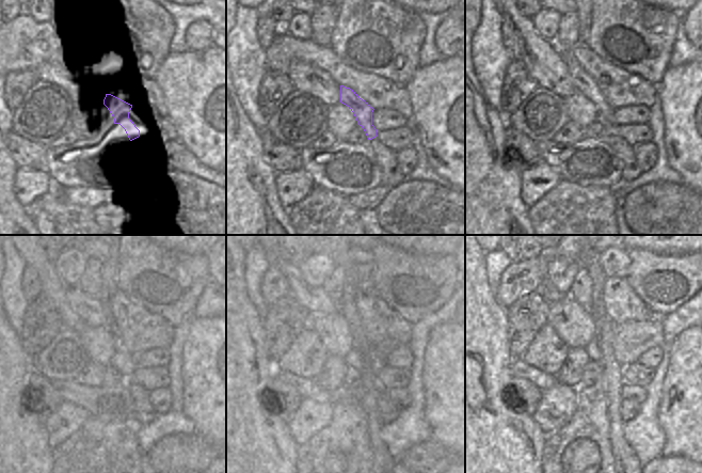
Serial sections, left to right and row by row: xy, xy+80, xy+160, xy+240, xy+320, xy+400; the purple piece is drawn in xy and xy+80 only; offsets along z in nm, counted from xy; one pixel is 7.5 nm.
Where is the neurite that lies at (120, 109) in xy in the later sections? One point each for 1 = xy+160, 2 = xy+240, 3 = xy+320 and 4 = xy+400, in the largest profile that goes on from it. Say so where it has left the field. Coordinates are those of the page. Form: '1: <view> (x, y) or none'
1: xy+160 (584, 83)
2: xy+240 (90, 310)
3: xy+320 (314, 300)
4: xy+400 (514, 256)

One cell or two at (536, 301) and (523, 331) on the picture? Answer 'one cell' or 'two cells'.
one cell

